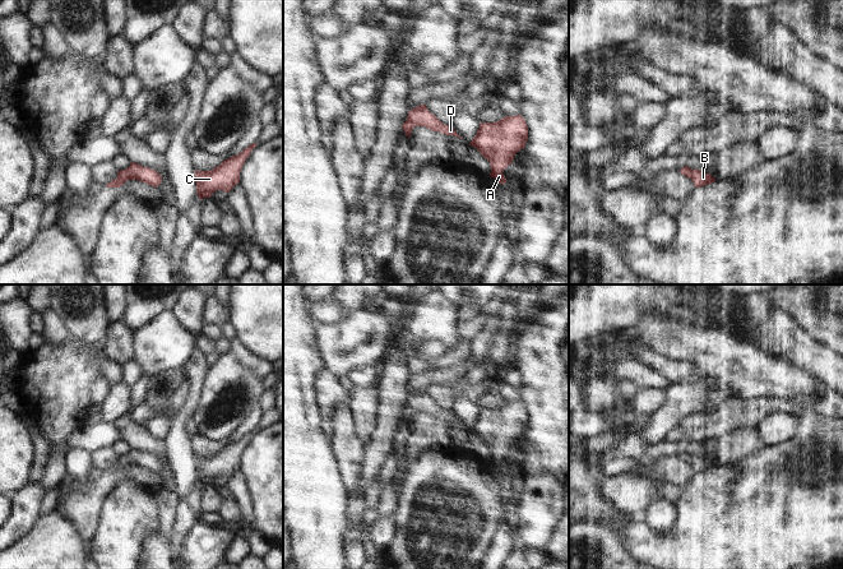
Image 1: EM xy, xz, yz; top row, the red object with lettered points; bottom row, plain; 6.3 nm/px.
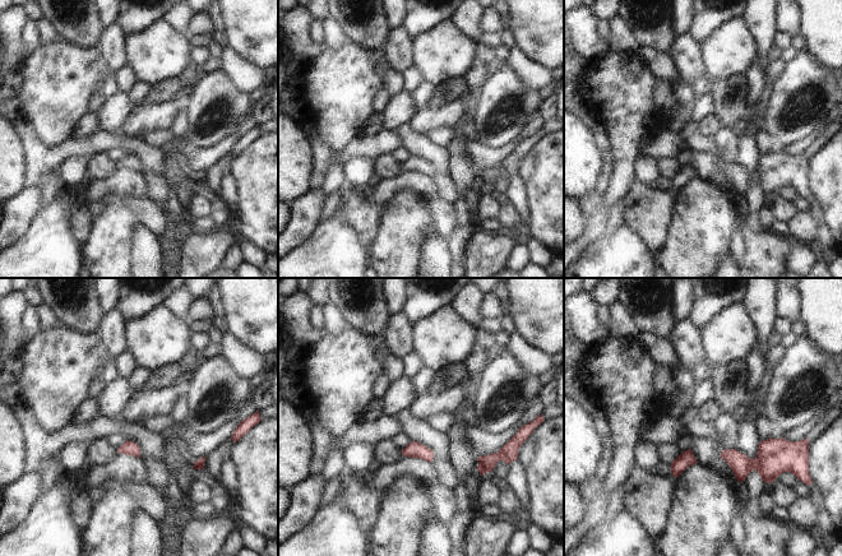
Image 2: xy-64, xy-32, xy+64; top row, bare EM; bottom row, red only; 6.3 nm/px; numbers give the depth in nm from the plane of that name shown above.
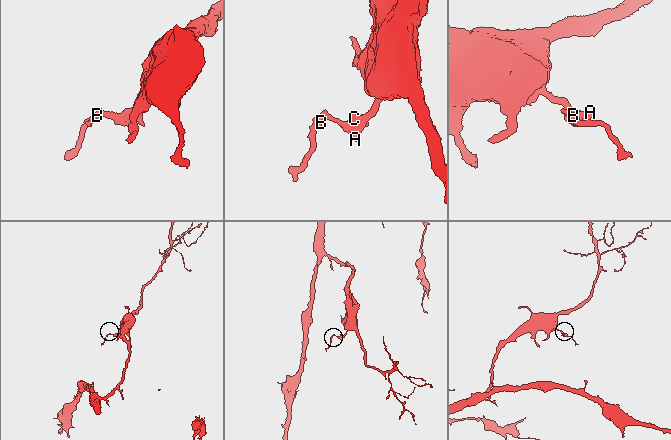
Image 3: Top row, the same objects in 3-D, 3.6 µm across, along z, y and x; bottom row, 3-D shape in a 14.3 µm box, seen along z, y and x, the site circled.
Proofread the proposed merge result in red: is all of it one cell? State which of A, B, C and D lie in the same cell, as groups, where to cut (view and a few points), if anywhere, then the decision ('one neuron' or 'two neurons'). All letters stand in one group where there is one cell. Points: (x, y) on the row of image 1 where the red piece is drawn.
A B C D | no cut | one neuron

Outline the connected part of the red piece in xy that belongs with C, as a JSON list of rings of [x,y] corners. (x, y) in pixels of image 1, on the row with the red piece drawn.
[[[253,143],[241,153],[224,159],[210,171],[195,170],[196,194],[199,199],[210,198],[217,190],[230,193],[230,190],[240,182],[241,168],[255,147],[256,143]]]

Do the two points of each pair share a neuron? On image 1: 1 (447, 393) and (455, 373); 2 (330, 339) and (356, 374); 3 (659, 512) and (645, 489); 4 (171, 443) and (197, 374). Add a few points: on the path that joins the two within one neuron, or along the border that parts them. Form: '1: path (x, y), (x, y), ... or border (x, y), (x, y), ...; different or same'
1: border (444, 383), (432, 383), (425, 389); different
2: border (374, 366), (353, 368), (343, 376); different
3: border (654, 499), (647, 509); different
4: path (177, 426), (177, 422), (190, 405), (194, 391); same

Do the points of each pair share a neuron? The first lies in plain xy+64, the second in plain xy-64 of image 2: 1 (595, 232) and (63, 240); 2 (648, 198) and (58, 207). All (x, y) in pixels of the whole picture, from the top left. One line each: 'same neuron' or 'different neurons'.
1: different neurons
2: different neurons

